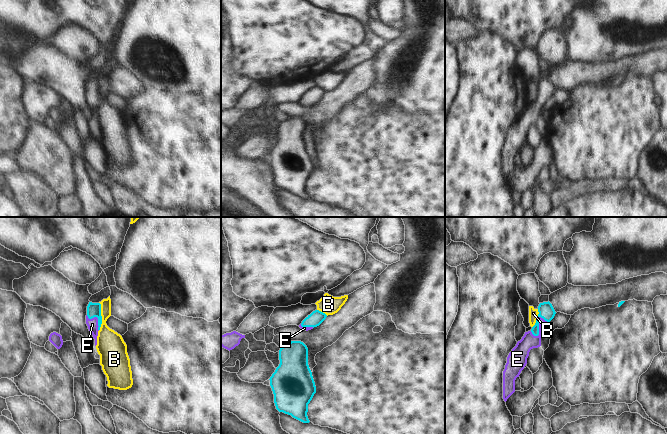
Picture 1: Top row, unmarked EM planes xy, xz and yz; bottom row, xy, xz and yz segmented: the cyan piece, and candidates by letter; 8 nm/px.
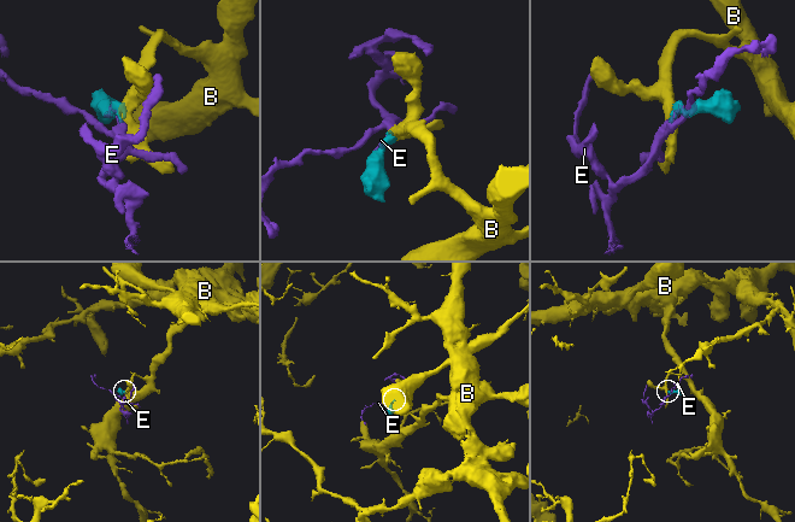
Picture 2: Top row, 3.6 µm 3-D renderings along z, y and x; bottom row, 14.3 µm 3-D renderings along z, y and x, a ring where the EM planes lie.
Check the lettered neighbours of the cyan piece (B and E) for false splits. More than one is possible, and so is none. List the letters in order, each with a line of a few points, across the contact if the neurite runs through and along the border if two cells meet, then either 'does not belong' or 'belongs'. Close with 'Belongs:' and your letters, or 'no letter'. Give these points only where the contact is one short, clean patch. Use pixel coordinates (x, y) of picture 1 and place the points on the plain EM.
B: xy (99, 78), (101, 86), (101, 102), (99, 106) | does not belong
E: belongs
Belongs: E

